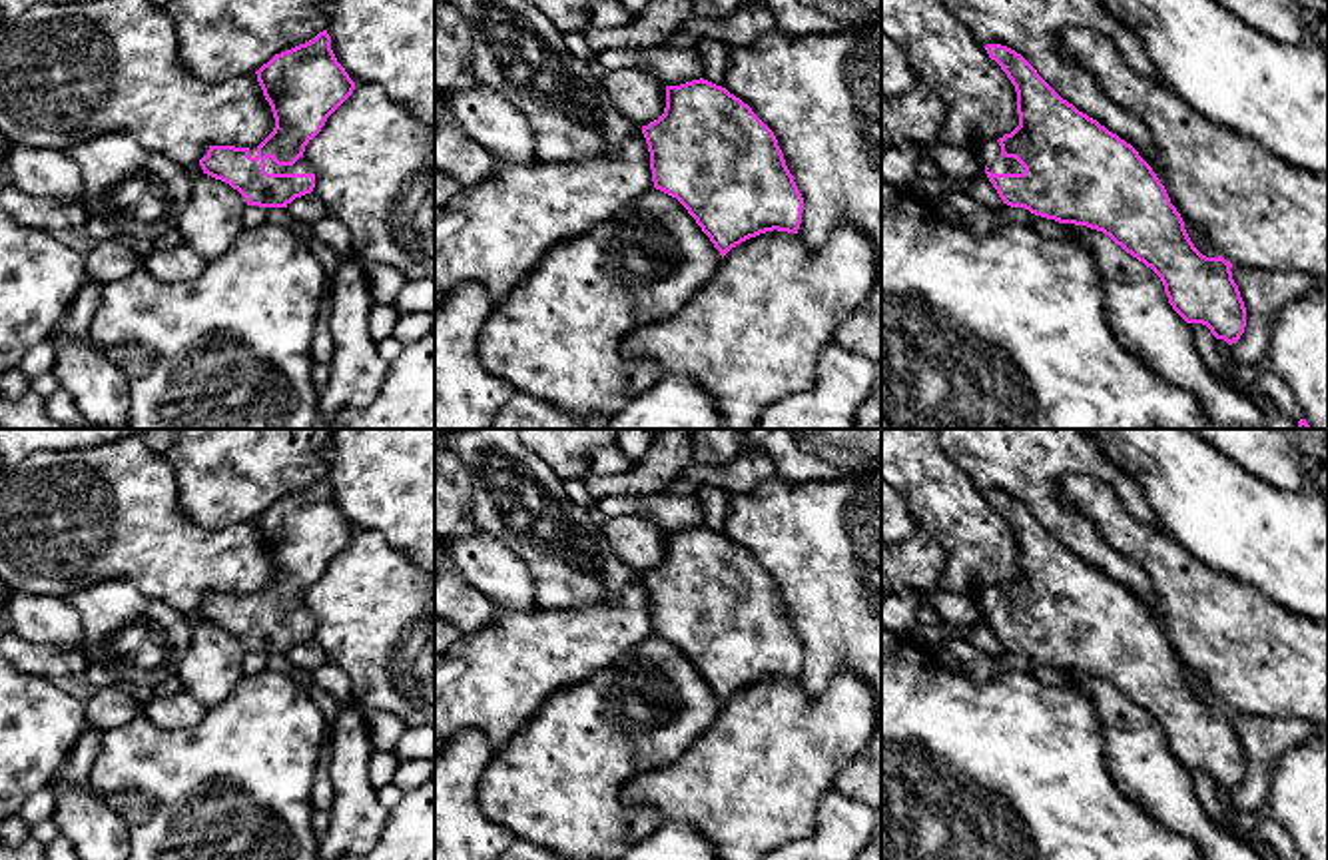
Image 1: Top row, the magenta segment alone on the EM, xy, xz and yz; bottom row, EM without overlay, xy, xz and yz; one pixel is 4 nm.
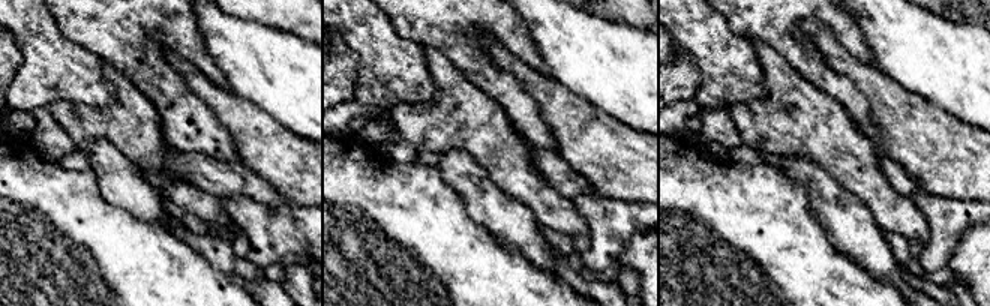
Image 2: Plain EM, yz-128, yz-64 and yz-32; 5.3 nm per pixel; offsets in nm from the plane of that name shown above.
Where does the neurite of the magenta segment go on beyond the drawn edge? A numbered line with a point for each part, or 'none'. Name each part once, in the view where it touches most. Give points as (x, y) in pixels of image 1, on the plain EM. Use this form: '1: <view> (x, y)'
1: xy (302, 613)

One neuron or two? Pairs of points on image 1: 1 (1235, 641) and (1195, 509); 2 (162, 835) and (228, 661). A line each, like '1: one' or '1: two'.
1: two
2: two

